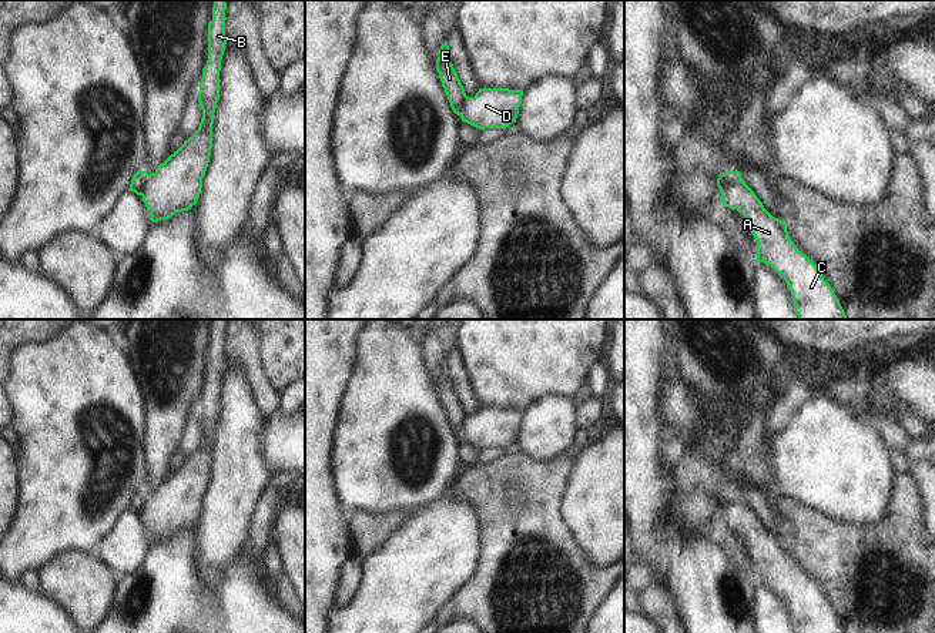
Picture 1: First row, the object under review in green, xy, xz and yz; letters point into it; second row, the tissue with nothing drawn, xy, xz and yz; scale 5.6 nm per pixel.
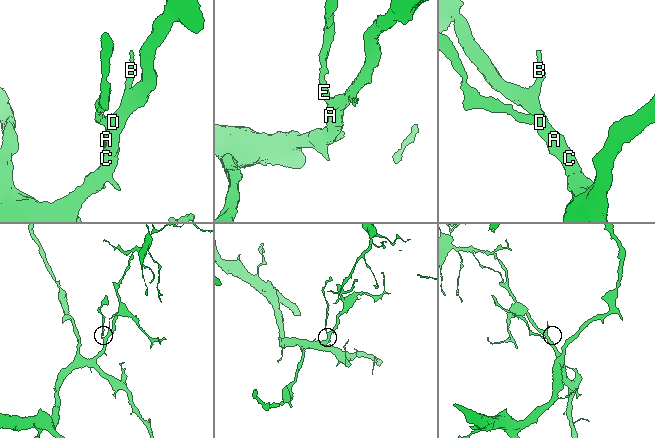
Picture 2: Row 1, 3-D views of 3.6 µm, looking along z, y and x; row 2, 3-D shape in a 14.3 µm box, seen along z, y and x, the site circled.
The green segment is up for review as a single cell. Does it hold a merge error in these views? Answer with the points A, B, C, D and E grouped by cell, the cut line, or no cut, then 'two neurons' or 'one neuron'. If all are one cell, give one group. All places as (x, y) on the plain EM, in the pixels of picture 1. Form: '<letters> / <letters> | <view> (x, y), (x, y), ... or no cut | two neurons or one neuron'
A B C D / E | yz (740, 498), (724, 501), (720, 509) | two neurons

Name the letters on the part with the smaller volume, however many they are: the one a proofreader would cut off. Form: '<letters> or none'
E

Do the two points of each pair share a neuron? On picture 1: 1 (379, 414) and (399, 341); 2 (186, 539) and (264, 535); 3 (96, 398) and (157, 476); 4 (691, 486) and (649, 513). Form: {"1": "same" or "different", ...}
{"1": "same", "2": "different", "3": "different", "4": "different"}

